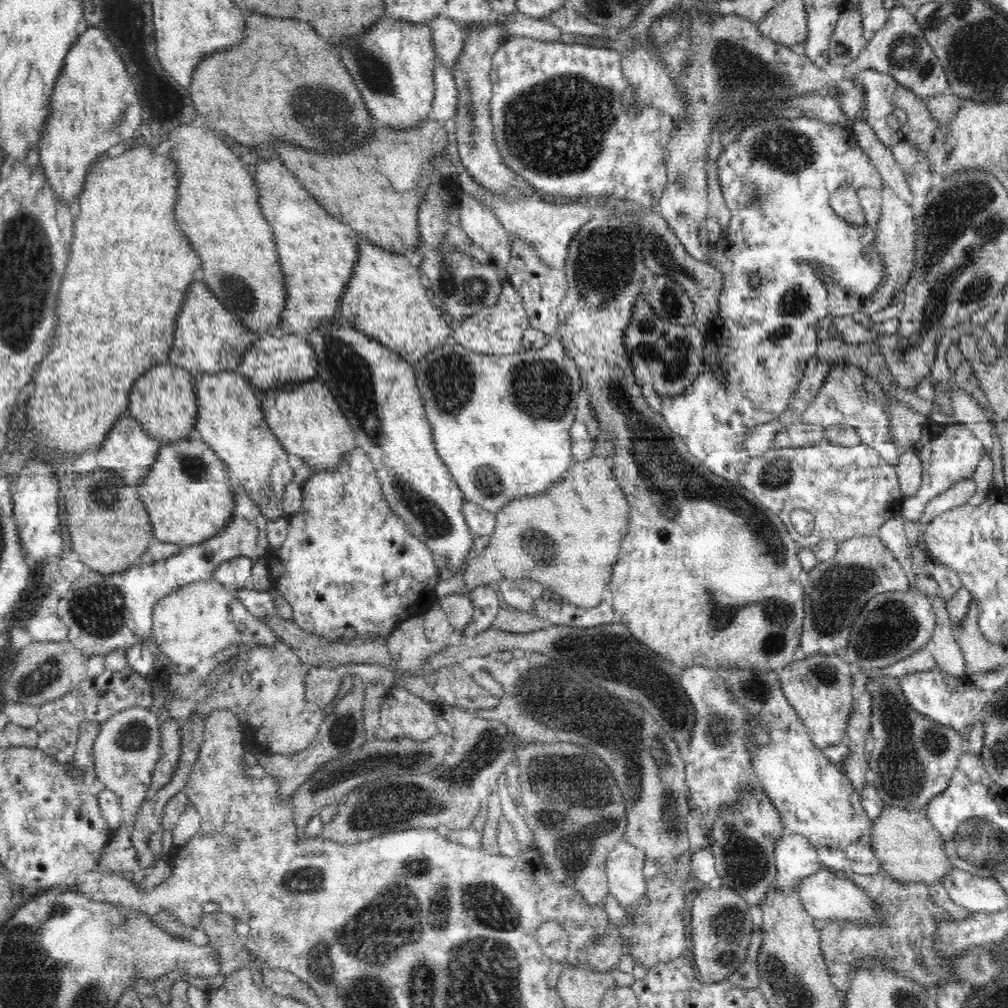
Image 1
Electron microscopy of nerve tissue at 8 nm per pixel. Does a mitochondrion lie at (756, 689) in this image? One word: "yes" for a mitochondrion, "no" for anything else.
yes

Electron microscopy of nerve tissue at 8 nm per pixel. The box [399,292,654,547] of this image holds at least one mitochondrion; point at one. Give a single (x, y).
(541, 388)

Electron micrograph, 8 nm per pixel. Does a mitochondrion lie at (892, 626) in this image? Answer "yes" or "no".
yes

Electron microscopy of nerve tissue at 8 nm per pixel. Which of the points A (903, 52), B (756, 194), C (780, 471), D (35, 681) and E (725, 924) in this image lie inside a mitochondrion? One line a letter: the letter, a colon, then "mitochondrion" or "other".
A: mitochondrion
B: mitochondrion
C: mitochondrion
D: mitochondrion
E: mitochondrion

